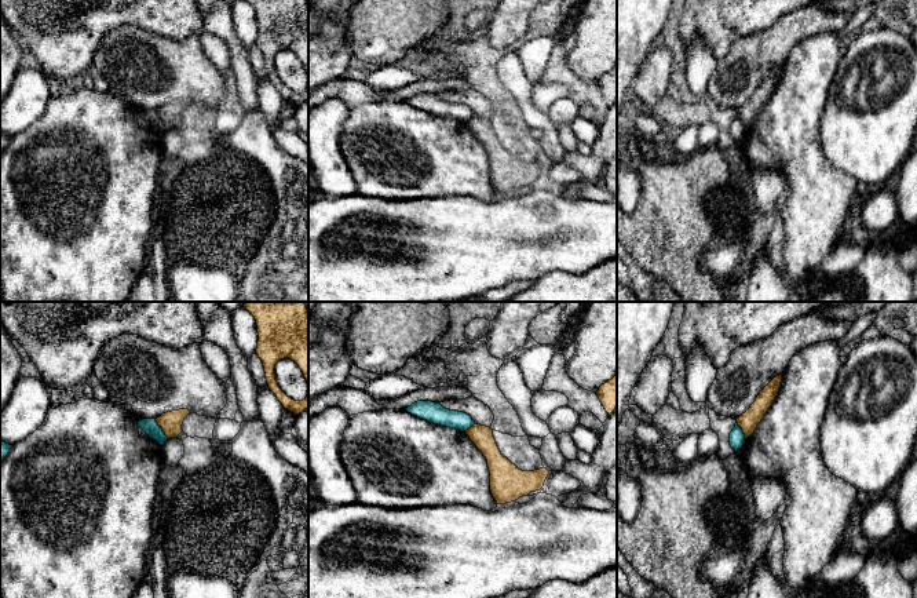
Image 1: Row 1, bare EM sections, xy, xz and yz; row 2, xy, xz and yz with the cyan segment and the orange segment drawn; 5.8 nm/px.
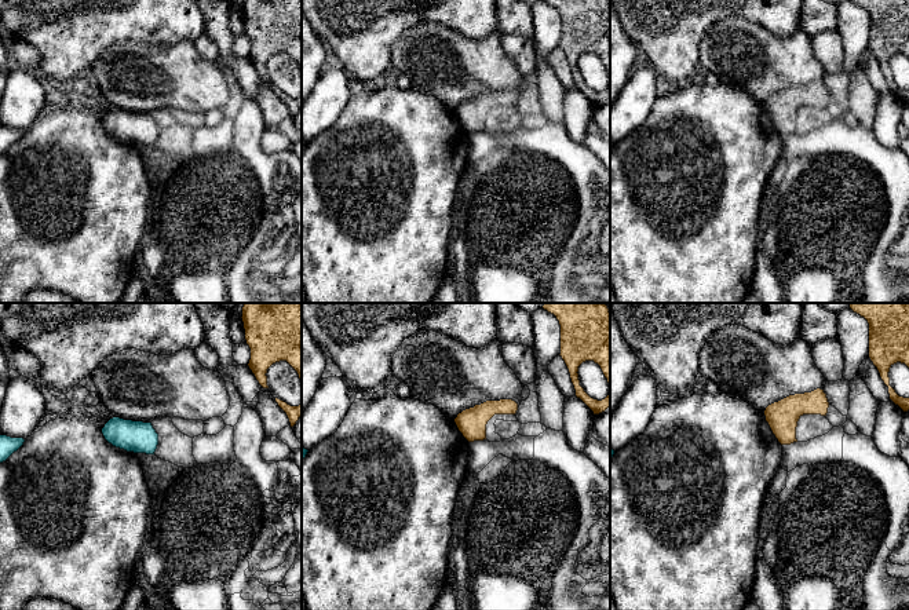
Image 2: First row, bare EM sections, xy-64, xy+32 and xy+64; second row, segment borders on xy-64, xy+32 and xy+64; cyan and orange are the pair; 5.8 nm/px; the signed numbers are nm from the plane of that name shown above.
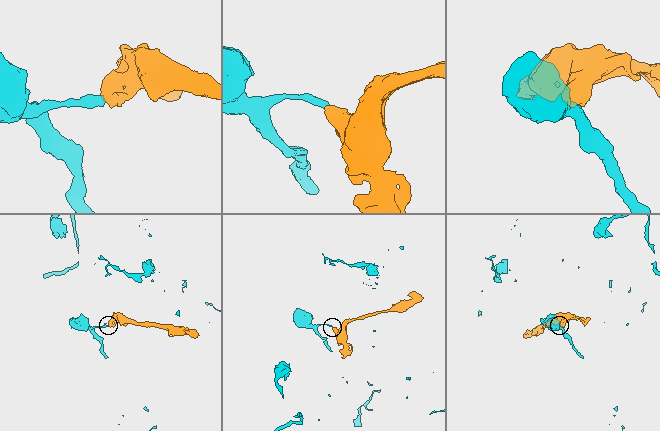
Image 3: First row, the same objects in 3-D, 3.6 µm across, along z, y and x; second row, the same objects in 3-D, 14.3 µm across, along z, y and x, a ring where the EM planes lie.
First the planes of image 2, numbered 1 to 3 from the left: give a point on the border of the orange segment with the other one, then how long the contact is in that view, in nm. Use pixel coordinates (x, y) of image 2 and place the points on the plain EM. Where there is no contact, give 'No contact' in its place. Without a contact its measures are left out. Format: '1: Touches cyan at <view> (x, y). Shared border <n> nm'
1: No contact
2: No contact
3: No contact

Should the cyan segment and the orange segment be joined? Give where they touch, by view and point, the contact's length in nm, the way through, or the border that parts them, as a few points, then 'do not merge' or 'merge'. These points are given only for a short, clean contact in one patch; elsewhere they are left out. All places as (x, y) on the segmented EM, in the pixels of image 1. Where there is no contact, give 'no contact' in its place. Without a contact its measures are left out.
meets cyan in xy at (161, 429); contact 140 nm long; border along xy (154, 419), (168, 437); do not merge

